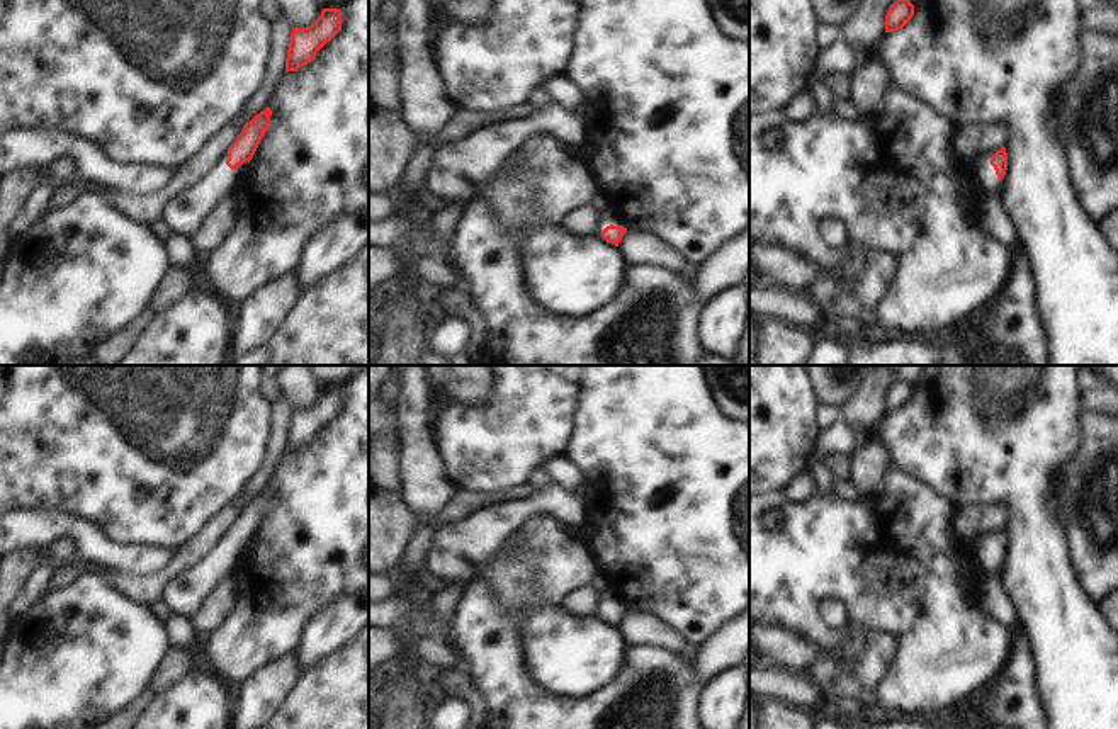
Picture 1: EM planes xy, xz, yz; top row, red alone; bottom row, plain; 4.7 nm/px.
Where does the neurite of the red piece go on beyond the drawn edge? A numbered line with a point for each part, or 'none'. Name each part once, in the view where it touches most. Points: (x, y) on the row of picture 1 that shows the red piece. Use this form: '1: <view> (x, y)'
1: yz (988, 180)

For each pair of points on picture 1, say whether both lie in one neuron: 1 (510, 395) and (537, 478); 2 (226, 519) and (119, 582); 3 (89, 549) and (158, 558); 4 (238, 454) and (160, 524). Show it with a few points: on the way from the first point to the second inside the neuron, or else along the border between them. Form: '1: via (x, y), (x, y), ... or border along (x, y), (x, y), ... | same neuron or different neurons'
1: border along (539, 466), (527, 480) | different neurons
2: via (199, 544), (157, 582), (146, 583) | same neuron
3: via (106, 554), (112, 558), (141, 558) | same neuron
4: via (220, 466), (179, 507) | same neuron

